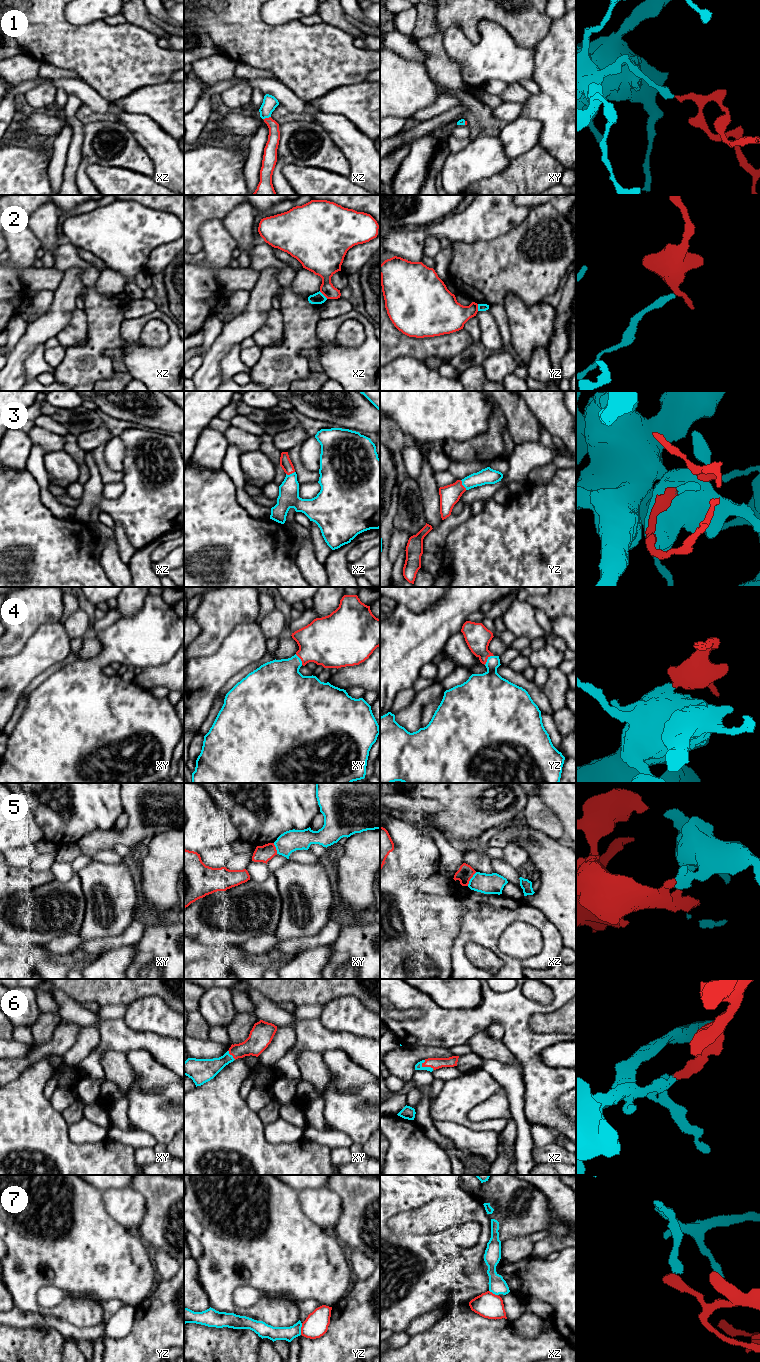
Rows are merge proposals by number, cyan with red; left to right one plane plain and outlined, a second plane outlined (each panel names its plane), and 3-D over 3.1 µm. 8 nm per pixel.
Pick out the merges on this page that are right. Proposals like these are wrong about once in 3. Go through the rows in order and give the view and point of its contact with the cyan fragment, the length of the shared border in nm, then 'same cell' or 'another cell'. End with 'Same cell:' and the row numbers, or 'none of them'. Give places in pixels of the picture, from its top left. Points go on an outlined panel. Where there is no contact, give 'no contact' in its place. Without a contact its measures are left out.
1: meets cyan in xz at (266, 117); contact 70 nm long; same cell
2: meets cyan in xz at (322, 294); contact 90 nm long; another cell
3: meets cyan in yz at (462, 484); contact 90 nm long; same cell
4: meets cyan in yz at (487, 659); contact 110 nm long; same cell
5: meets cyan in xz at (470, 879); contact 130 nm long; another cell
6: meets cyan in xz at (427, 1067); contact 120 nm long; same cell
7: meets cyan in yz at (300, 1329); contact 100 nm long; another cell
Same cell: 1, 3, 4, 6

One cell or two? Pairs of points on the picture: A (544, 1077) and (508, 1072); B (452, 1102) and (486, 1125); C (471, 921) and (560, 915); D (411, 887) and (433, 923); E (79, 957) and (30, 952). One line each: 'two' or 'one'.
A: two
B: one
C: two
D: one
E: one

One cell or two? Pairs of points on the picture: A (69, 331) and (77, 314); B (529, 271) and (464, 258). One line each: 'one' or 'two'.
A: one
B: one

